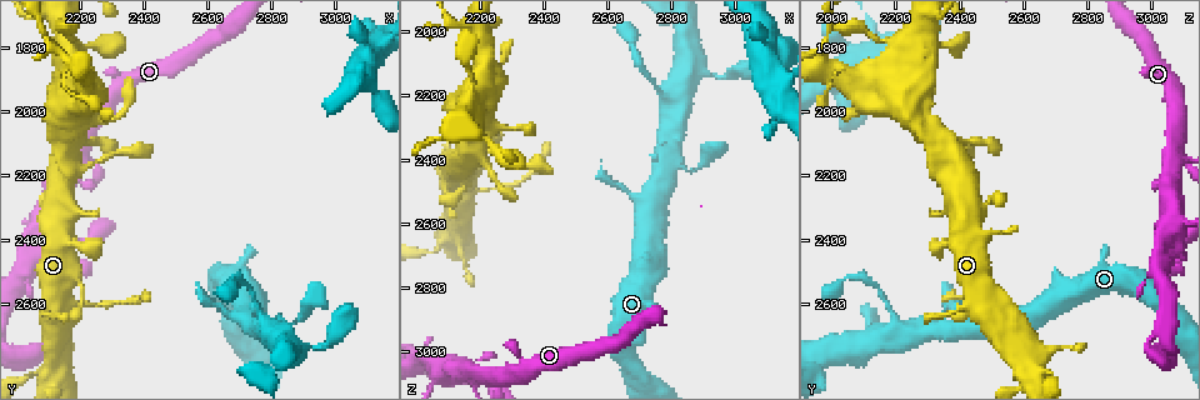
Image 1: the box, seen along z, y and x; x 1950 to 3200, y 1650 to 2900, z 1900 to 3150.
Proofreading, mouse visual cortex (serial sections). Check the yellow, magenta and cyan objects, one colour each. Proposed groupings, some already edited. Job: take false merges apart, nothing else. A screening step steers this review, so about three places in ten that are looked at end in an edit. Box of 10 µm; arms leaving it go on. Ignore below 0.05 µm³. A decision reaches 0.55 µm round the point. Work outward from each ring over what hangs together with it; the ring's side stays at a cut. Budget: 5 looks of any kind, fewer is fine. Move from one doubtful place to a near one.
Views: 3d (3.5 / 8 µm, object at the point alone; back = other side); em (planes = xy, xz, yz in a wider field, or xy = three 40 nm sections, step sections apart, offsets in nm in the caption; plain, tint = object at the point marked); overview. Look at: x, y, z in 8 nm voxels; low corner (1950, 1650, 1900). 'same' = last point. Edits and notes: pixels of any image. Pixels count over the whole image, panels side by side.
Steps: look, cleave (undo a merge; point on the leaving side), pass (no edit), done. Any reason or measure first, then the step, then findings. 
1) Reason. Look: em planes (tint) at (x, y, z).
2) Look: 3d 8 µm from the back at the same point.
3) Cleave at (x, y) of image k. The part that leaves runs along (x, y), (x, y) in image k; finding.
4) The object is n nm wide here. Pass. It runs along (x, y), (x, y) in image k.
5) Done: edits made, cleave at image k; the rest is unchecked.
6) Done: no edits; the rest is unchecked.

Sudden change in width. Look: 3d 3.5 µm at (2160, 2600, 2500).

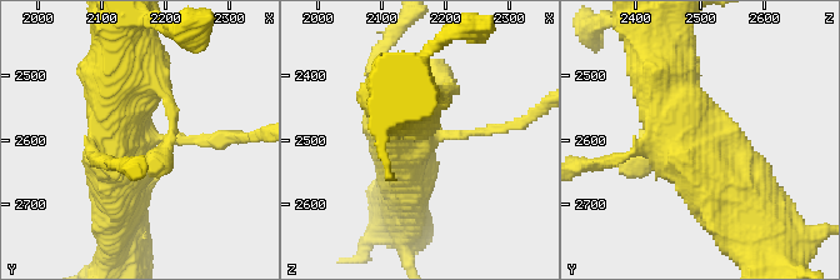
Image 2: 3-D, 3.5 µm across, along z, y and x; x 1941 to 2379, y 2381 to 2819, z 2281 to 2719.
Need the tissue. Look: em xy step 5 (tint) at (2160, 2590, 2500).

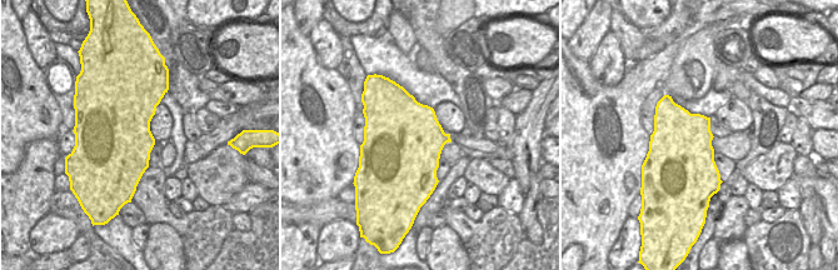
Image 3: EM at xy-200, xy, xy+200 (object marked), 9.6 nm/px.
The object is 750 nm wide here. Pass. It runs along (653, 60), (689, 140), (749, 213) in image 2; continuous, no second cell.

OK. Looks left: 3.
Abrupt turn. Look: 3d 3.5 µm at (2090, 2810, 2650).

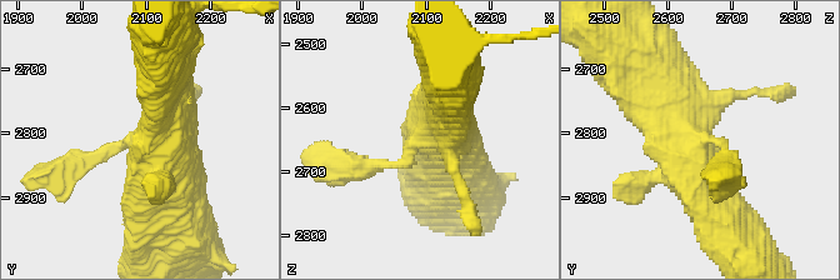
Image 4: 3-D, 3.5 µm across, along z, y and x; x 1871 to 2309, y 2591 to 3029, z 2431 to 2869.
Look: em xy step 2 (tint) at (2090, 2810, 2650).

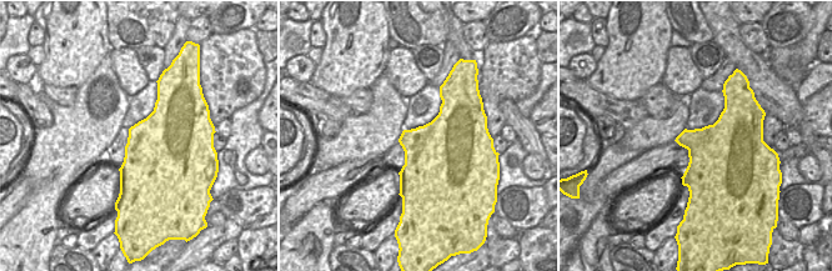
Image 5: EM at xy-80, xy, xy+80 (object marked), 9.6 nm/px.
Pass. It runs along (644, 68), (704, 183), (726, 194) in image 4; one cell here.

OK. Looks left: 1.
Done: no edits; the rest is unchecked.

